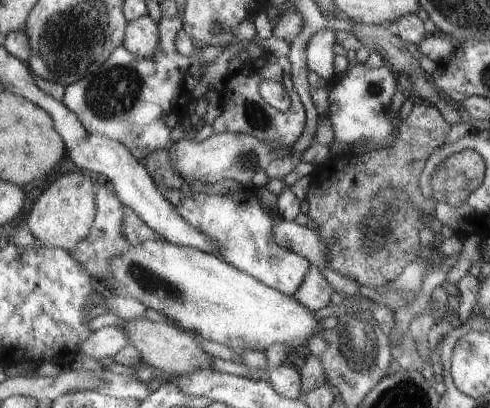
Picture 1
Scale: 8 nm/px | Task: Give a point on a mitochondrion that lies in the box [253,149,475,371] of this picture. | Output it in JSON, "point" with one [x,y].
{"point":[379,211]}

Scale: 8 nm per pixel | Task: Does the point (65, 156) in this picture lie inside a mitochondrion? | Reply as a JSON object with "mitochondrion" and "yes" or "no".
{"mitochondrion":"no"}

